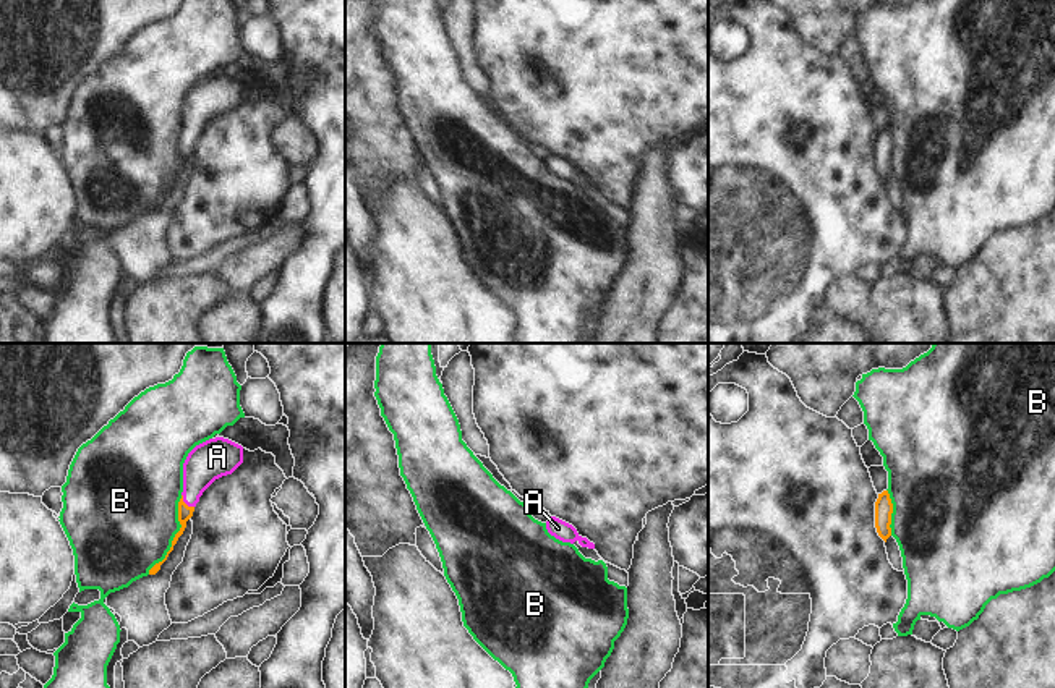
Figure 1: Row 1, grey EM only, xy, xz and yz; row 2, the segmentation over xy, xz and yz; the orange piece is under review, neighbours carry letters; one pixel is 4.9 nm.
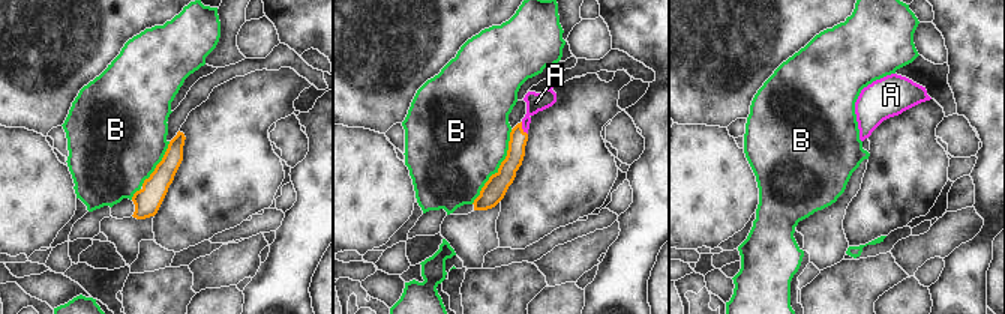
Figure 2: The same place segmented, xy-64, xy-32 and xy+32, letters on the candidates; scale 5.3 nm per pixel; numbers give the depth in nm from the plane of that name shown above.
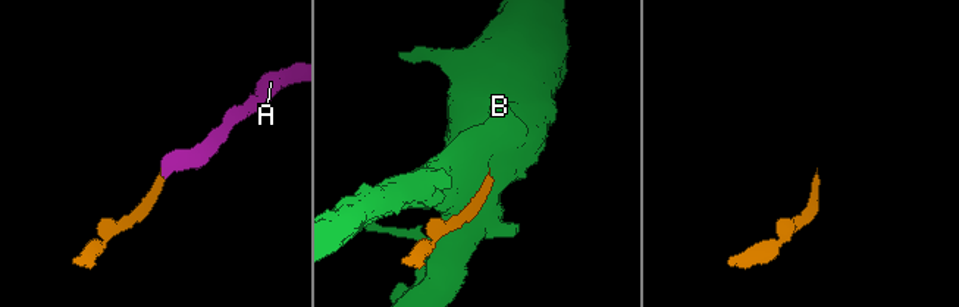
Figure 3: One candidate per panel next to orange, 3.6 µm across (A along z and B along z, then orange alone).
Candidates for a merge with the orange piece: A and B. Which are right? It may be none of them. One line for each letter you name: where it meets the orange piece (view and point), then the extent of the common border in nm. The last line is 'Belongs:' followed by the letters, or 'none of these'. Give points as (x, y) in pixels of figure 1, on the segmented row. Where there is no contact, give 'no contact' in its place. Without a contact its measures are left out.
A: meets orange in xy at (183, 502); contact 90 nm long
Belongs: A

